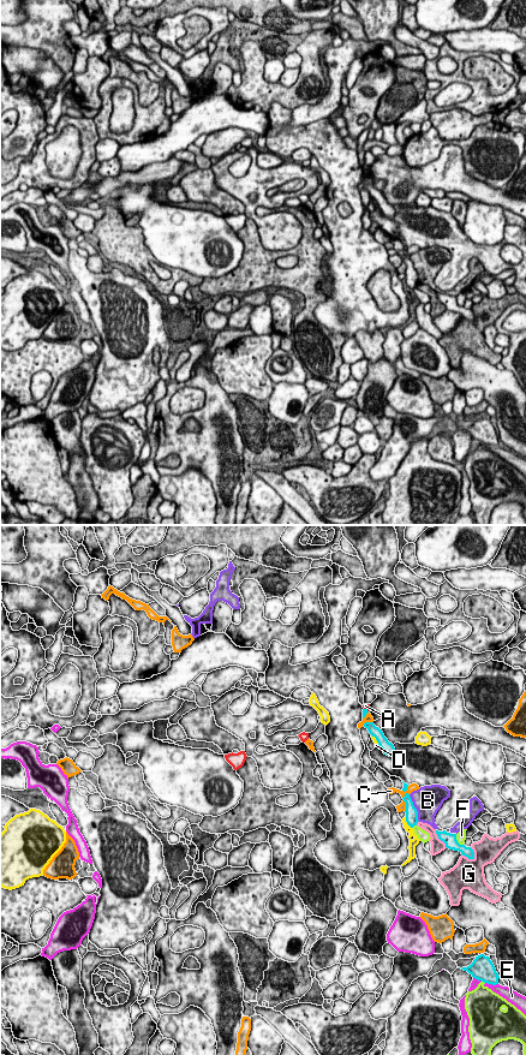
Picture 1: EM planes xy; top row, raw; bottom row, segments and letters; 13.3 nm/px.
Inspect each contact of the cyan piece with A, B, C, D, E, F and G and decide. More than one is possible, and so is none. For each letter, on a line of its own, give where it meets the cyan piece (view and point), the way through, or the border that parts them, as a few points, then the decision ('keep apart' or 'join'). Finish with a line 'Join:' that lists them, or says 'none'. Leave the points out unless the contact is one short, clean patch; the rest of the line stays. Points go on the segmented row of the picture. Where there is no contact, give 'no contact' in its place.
A: meets cyan in xy at (366, 710); border along xy (364, 708), (368, 711); keep apart
B: meets cyan in xy at (414, 808); keep apart
C: meets cyan in xy at (368, 722); keep apart
D: meets cyan in xy at (407, 823); keep apart
E: meets cyan in xy at (491, 983); keep apart
F: meets cyan in xy at (456, 840); keep apart
G: meets cyan in xy at (470, 858); keep apart
Join: none

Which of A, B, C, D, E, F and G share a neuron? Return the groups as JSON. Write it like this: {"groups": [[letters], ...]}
{"groups": [["A"], ["B"], ["C"], ["D"], ["E"], ["F"], ["G"]]}

